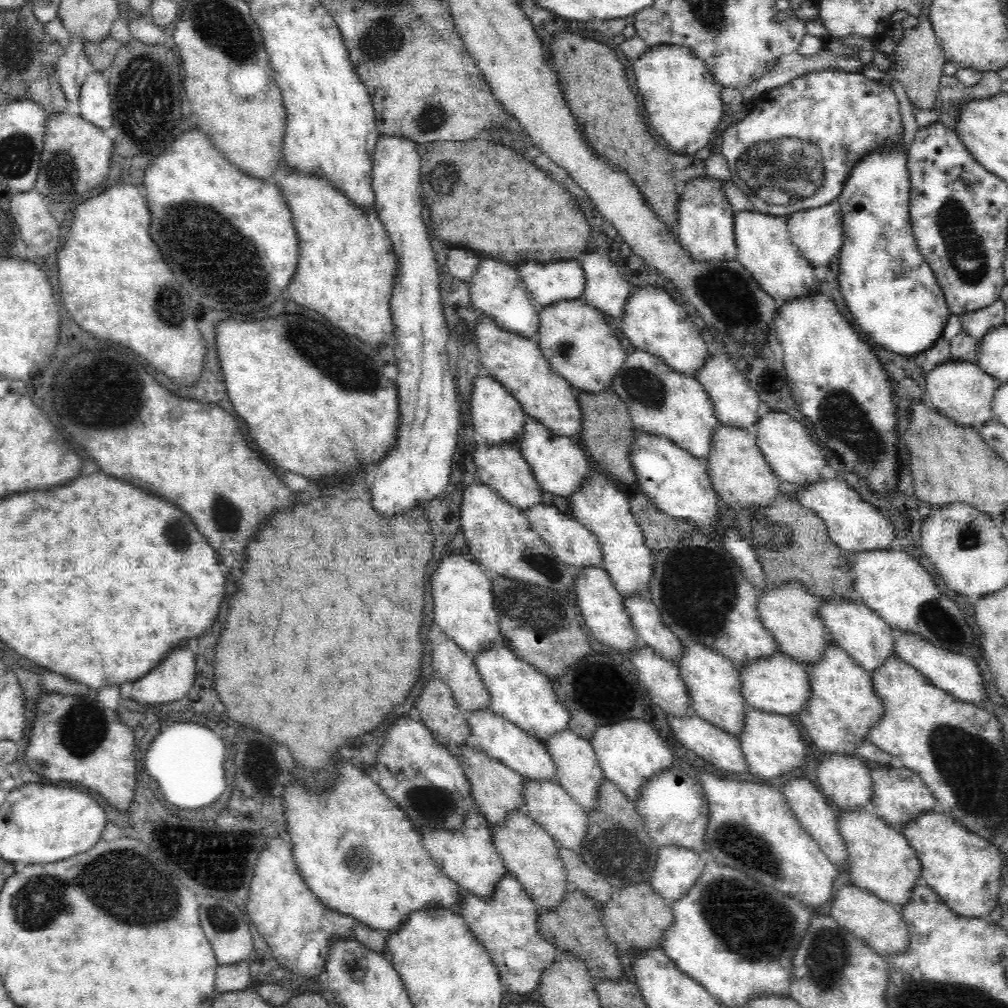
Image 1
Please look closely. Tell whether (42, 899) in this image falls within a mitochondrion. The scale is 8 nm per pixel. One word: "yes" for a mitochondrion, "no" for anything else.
yes

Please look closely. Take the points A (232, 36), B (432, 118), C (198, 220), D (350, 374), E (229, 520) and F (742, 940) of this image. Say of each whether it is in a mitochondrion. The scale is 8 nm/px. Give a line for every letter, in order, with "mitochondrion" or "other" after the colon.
A: mitochondrion
B: mitochondrion
C: mitochondrion
D: mitochondrion
E: mitochondrion
F: mitochondrion

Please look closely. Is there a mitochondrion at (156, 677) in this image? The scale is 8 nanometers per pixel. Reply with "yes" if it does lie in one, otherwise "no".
no

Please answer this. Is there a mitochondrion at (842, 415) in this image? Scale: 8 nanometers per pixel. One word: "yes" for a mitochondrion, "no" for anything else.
yes

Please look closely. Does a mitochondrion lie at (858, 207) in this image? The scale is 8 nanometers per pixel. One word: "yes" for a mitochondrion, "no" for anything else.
no

